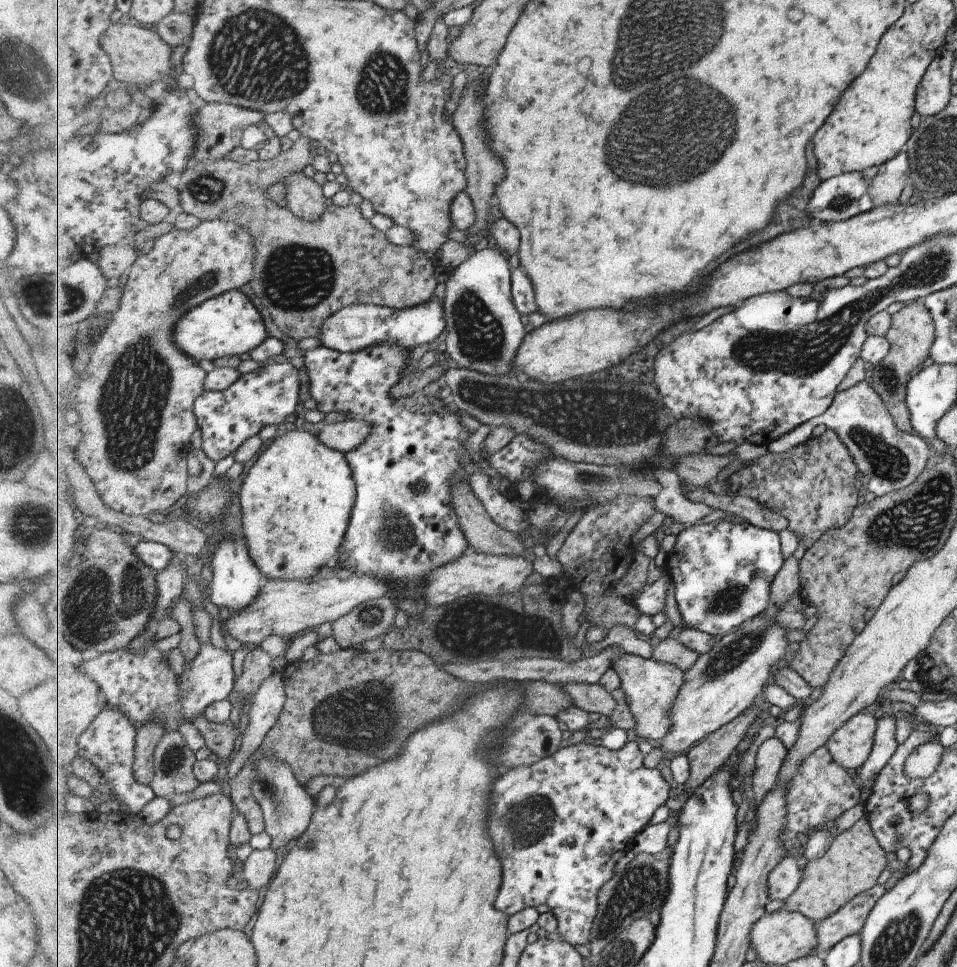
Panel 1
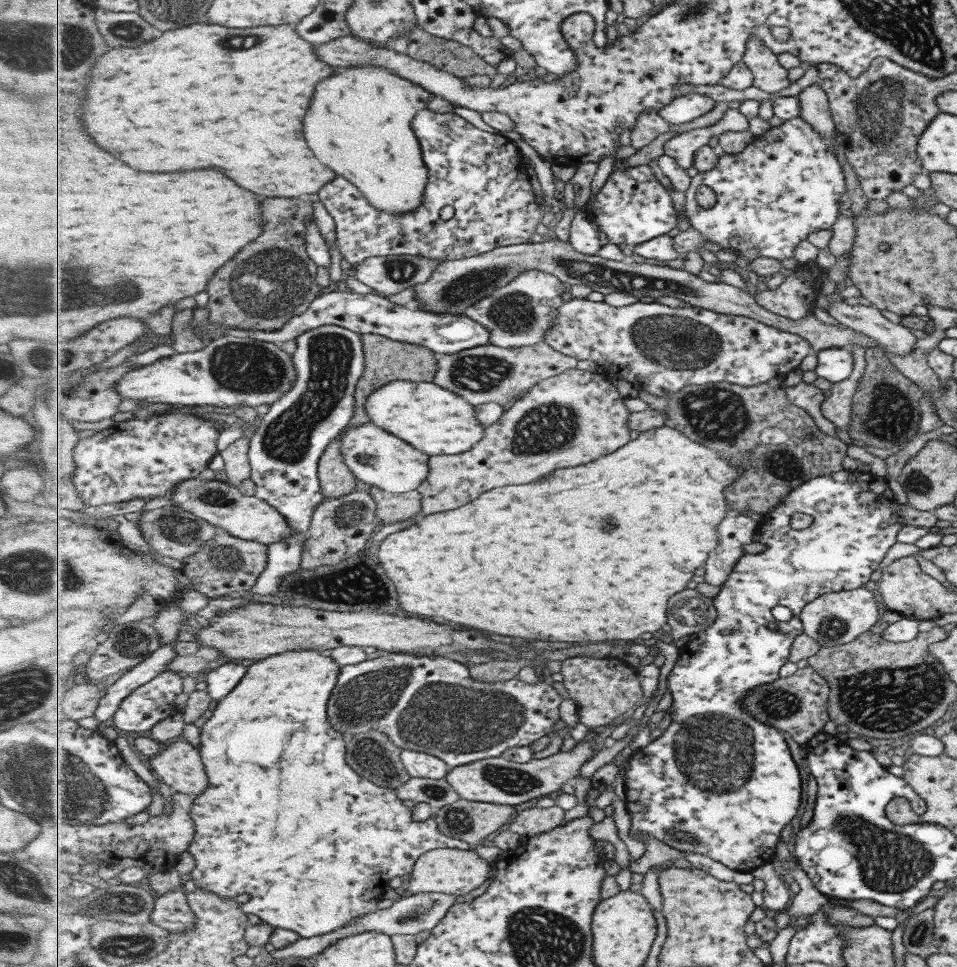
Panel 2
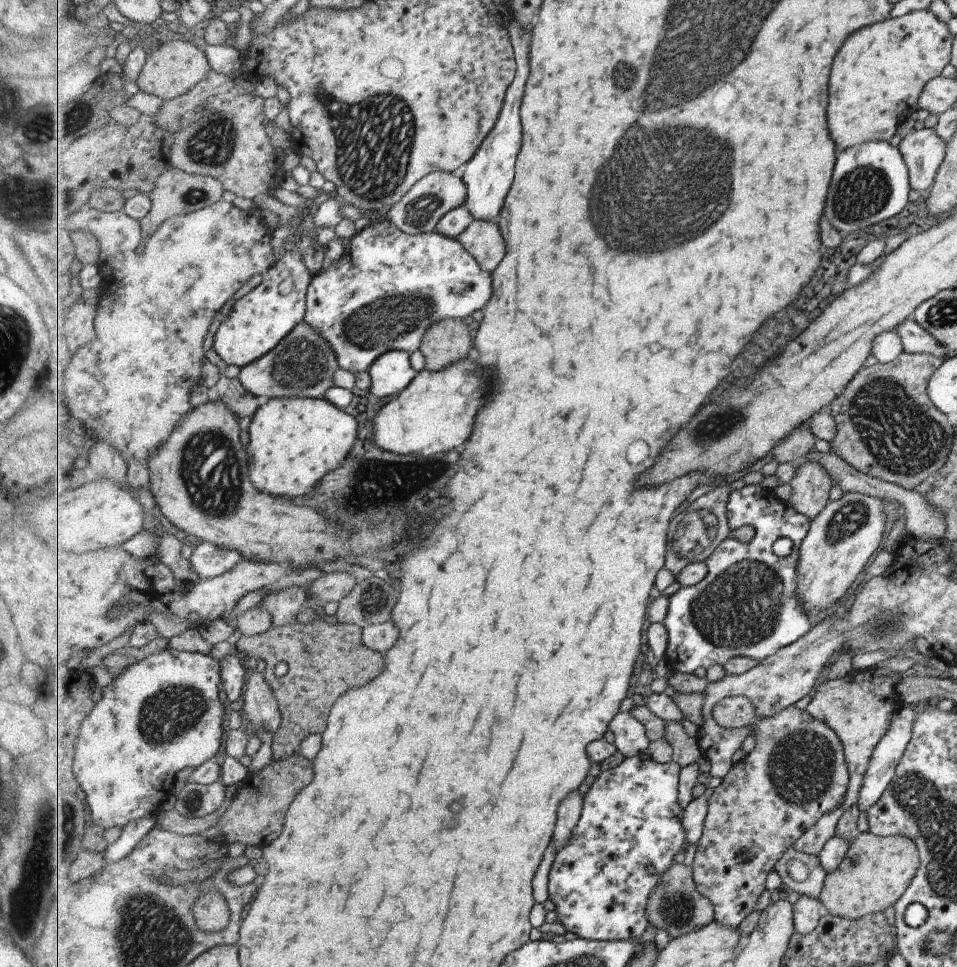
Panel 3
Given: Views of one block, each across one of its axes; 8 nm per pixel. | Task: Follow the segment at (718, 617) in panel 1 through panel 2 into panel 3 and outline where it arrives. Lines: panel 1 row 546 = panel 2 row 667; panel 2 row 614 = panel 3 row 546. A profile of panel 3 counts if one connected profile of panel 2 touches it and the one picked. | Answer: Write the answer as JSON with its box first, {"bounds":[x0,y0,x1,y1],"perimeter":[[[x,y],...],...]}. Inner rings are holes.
{"bounds":[664,485,814,672],"perimeter":[[[744,485],[730,494],[727,509],[730,530],[737,530],[743,526],[752,526],[755,536],[748,542],[741,542],[737,538],[726,538],[715,552],[706,560],[708,575],[698,584],[681,587],[670,598],[670,607],[664,625],[668,632],[668,649],[665,660],[671,672],[697,672],[701,666],[709,668],[713,664],[724,666],[736,656],[753,657],[765,660],[774,655],[778,649],[789,646],[805,636],[814,622],[807,618],[802,601],[798,598],[799,559],[801,559],[802,542],[810,530],[808,516],[793,508],[786,501],[777,497],[768,488],[756,485]],[[779,538],[788,538],[793,549],[786,557],[777,556],[773,552],[773,544]]]}

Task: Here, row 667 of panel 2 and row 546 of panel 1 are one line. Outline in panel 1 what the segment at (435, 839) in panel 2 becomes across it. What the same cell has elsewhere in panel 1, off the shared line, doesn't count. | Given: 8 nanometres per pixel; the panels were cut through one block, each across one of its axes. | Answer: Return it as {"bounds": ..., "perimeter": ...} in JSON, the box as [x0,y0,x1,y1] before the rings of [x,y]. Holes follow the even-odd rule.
{"bounds":[238,426,357,581],"perimeter":[[[287,426],[284,428],[273,440],[271,444],[263,449],[263,453],[259,455],[258,459],[251,464],[252,466],[246,473],[241,490],[238,494],[242,528],[244,532],[245,540],[251,558],[255,562],[255,566],[263,572],[263,578],[266,580],[296,580],[304,581],[307,578],[315,578],[316,574],[326,575],[326,570],[329,567],[329,563],[342,548],[342,544],[347,534],[347,528],[351,522],[351,514],[353,514],[353,508],[355,508],[355,502],[357,502],[357,484],[353,480],[353,470],[347,462],[347,456],[343,452],[337,452],[337,450],[331,450],[329,446],[325,446],[316,434],[307,432],[304,427],[295,428],[294,426]]]}

